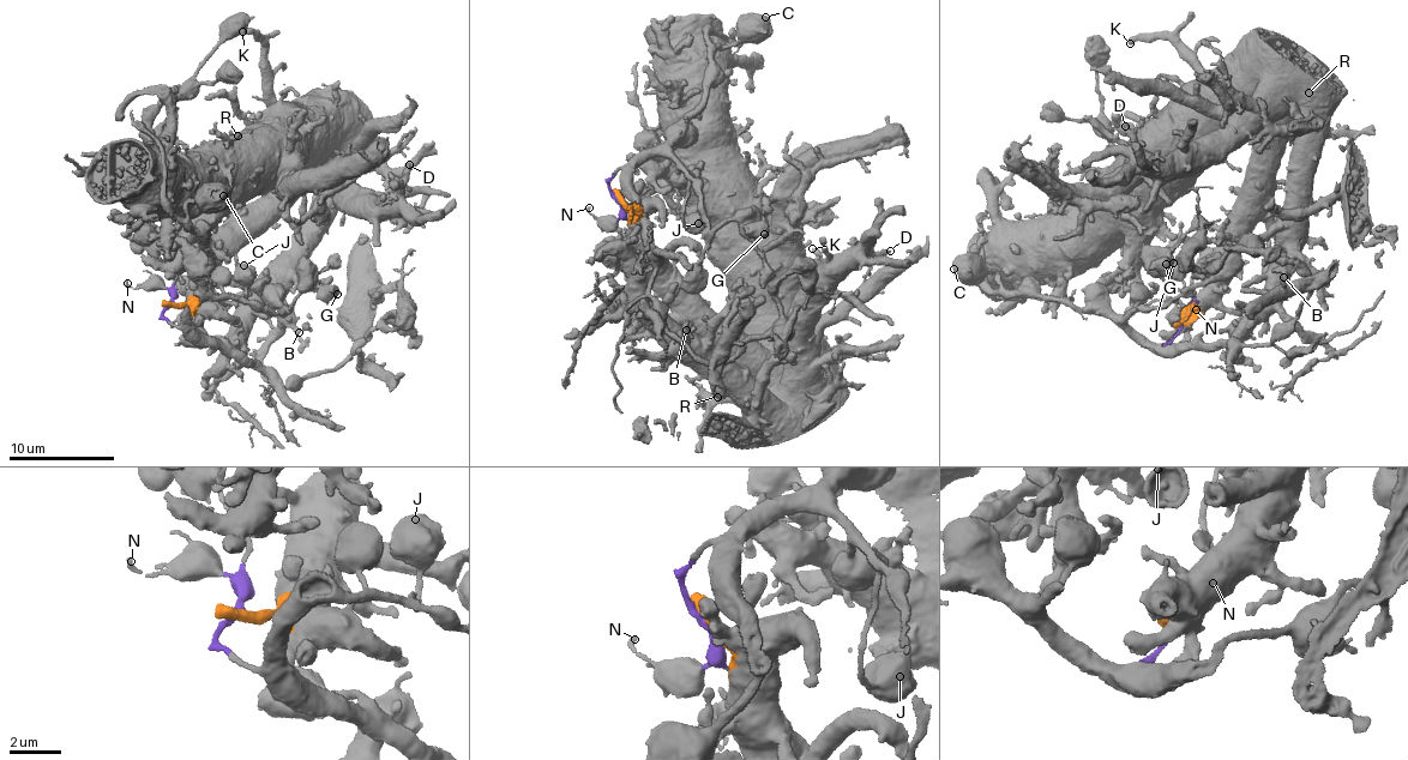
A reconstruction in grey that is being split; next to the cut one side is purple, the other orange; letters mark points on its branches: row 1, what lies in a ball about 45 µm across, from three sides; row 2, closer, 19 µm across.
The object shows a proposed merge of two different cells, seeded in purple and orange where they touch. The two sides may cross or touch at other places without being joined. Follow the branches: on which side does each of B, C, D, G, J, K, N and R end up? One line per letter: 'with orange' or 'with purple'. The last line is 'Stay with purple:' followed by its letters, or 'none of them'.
B: with orange
C: with purple
D: with orange
G: with purple
J: with purple
K: with orange
N: with purple
R: with orange
Stay with purple: C, G, J, N

